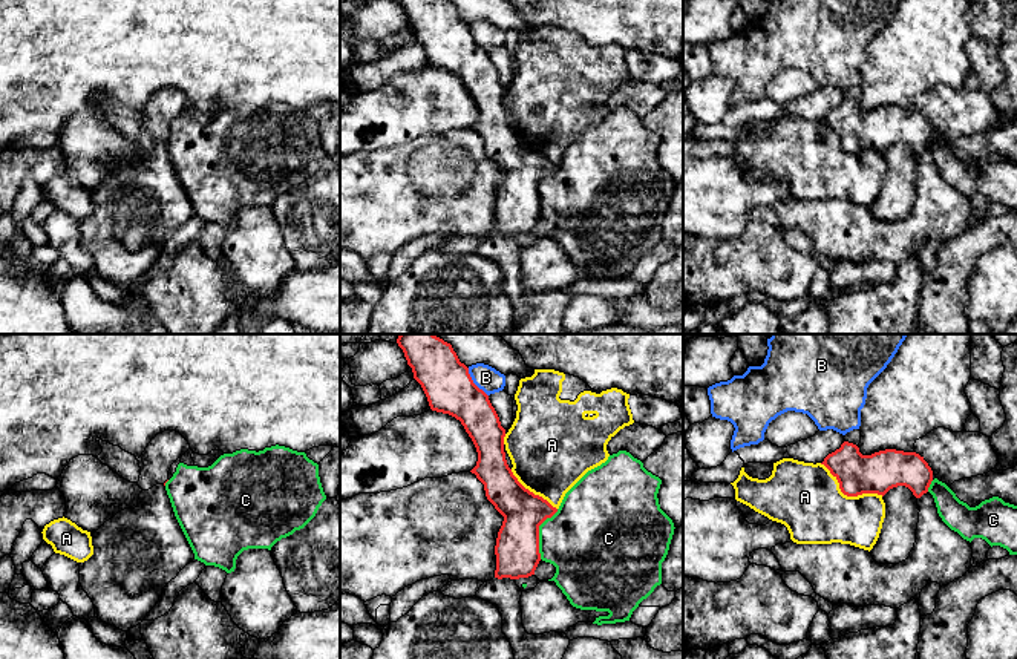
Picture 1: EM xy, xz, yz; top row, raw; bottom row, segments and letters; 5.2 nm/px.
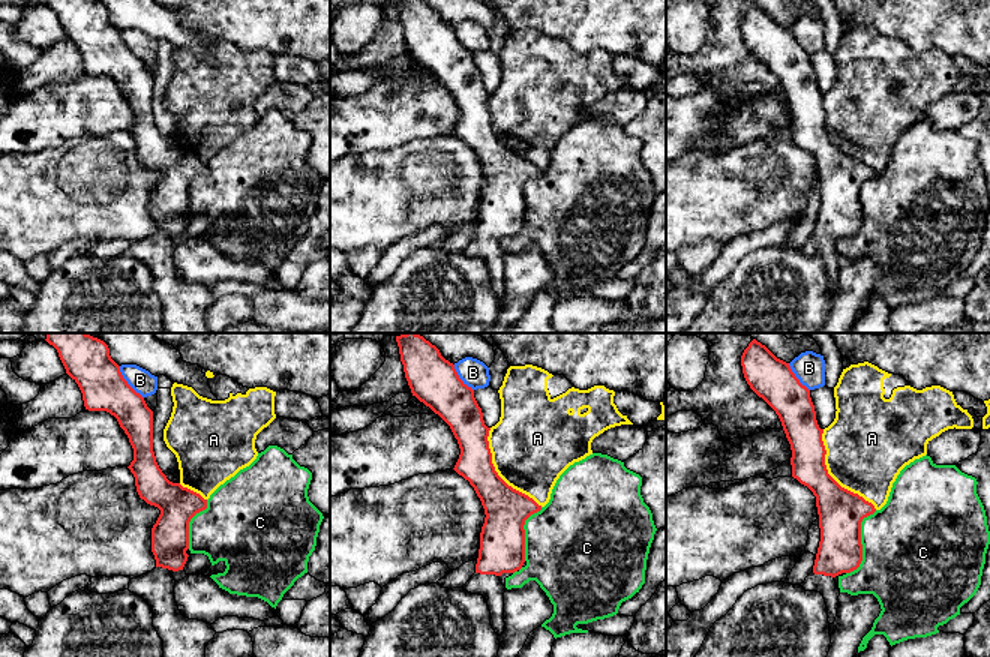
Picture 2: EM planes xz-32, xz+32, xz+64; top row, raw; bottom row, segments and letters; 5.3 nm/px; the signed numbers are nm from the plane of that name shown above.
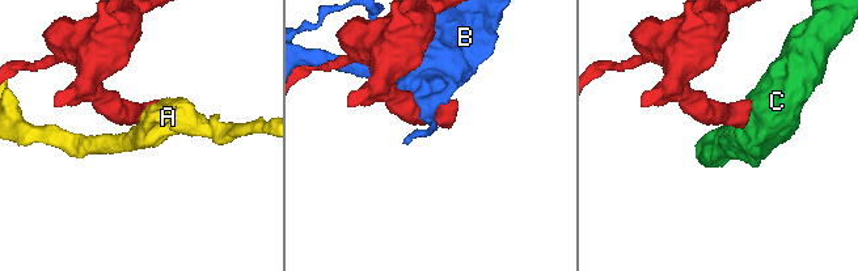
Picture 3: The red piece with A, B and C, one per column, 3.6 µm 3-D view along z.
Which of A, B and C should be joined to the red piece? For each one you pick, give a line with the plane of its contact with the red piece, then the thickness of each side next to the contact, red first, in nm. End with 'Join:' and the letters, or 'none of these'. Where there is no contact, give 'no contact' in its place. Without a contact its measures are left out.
Join: none of these

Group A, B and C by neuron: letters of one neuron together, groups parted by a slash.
A / B / C

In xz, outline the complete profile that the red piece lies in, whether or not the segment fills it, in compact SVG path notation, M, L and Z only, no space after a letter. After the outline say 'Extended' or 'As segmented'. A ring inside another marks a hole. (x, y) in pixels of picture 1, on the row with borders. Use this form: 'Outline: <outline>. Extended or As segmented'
Outline: M400 334L397 343L430 409L459 420L472 438L478 461L470 472L484 484L487 500L504 516L495 546L495 578L479 587L476 598L489 601L502 615L502 633L515 659L562 659L570 639L565 633L525 631L519 602L522 592L515 582L535 575L541 561L539 526L558 509L525 489L513 475L504 452L505 429L489 395L473 383L452 345L435 334Z. Extended

